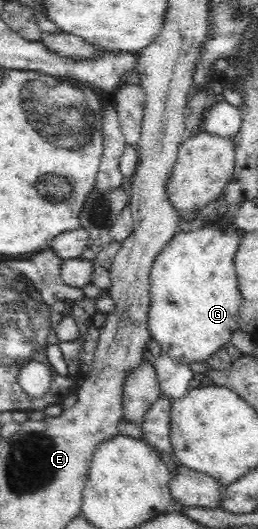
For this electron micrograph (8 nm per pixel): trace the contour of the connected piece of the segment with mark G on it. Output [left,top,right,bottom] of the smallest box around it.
[147,223,241,364]

